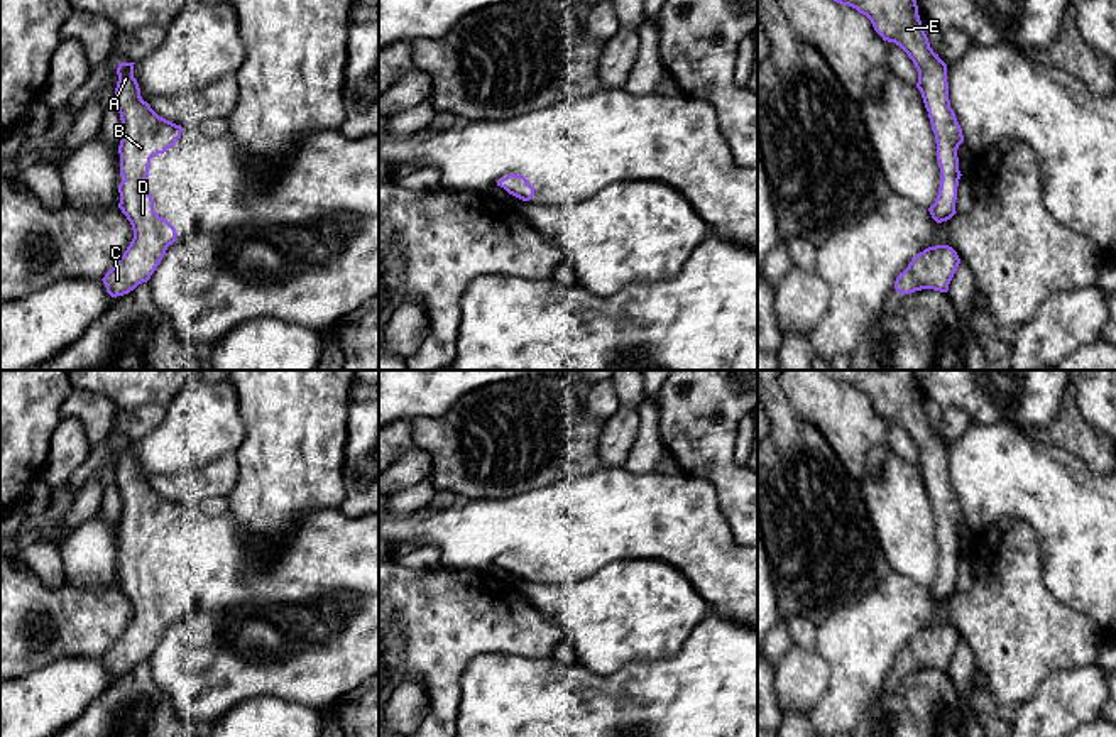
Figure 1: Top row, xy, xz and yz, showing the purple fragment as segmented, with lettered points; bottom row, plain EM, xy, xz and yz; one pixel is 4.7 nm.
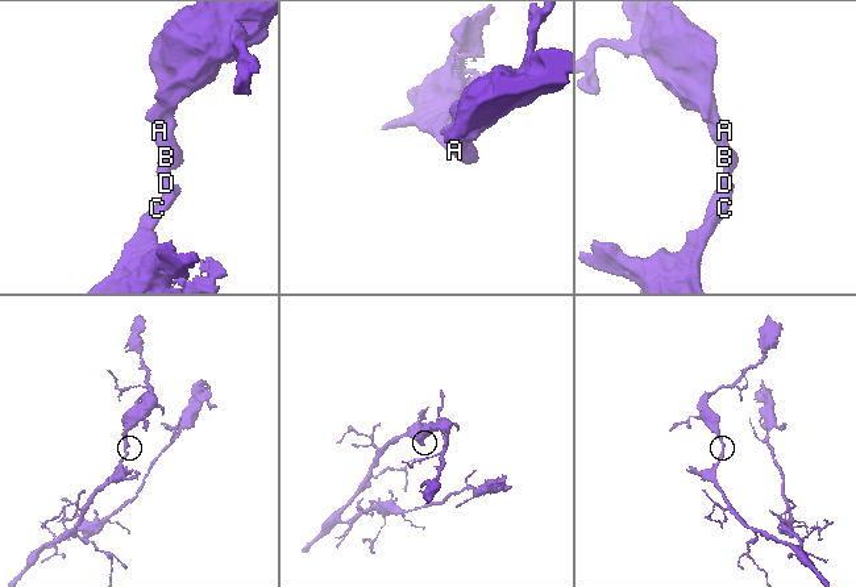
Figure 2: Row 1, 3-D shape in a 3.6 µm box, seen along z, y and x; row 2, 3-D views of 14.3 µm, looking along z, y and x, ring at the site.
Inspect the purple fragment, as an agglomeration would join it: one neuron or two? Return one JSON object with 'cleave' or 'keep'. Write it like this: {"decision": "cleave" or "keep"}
{"decision": "keep"}

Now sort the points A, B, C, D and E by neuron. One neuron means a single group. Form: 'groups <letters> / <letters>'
groups A B C D E

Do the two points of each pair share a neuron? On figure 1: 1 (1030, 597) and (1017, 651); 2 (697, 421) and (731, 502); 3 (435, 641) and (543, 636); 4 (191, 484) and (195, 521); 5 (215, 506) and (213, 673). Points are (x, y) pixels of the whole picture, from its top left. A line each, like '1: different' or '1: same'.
1: same
2: same
3: same
4: different
5: different

